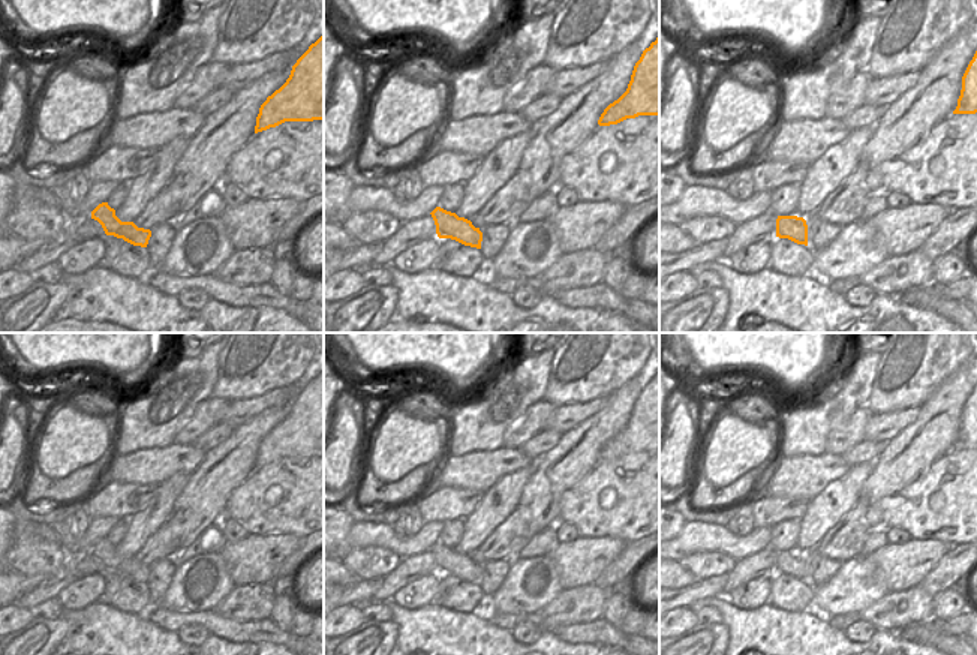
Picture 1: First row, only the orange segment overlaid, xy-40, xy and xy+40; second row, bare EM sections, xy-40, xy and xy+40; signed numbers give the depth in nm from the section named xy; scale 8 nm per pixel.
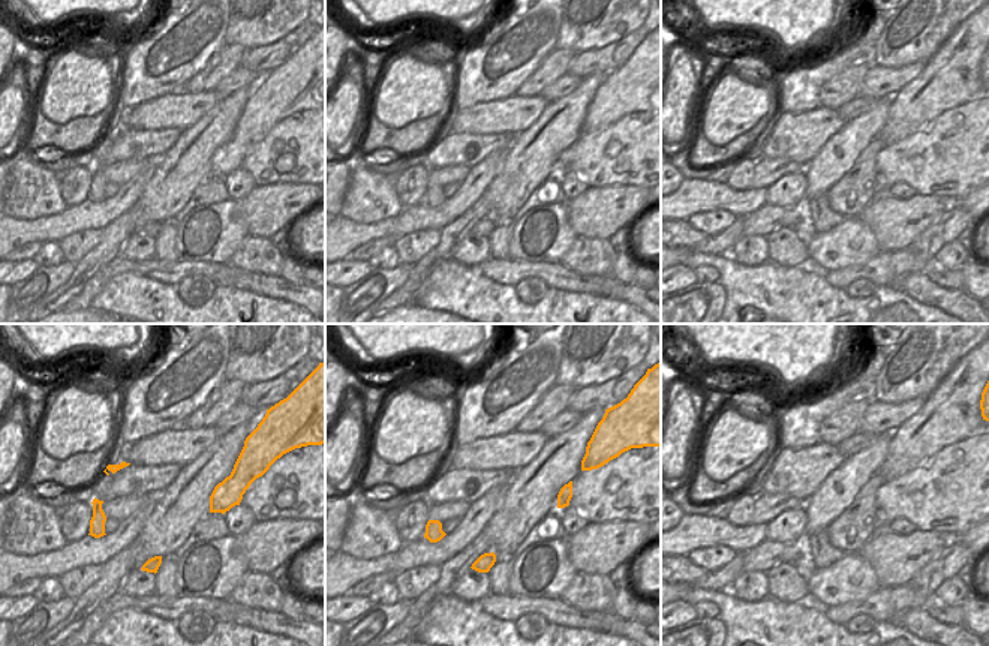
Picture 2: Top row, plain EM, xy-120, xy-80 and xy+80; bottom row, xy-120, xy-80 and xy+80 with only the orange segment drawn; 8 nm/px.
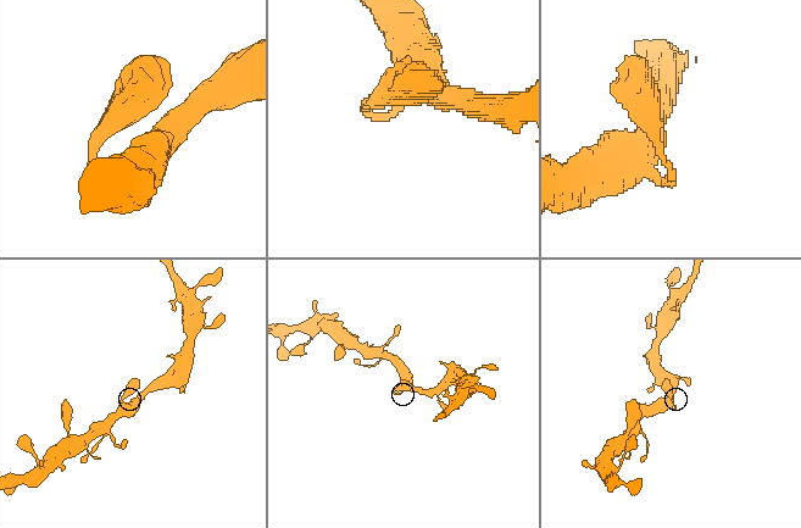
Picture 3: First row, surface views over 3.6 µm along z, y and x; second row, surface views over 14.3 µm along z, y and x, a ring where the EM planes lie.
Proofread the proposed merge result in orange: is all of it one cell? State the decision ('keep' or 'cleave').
keep

